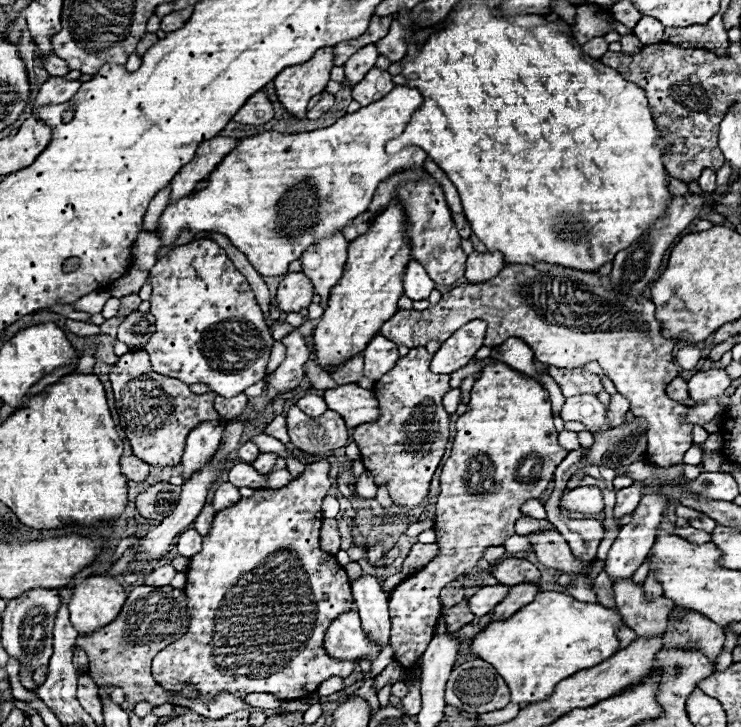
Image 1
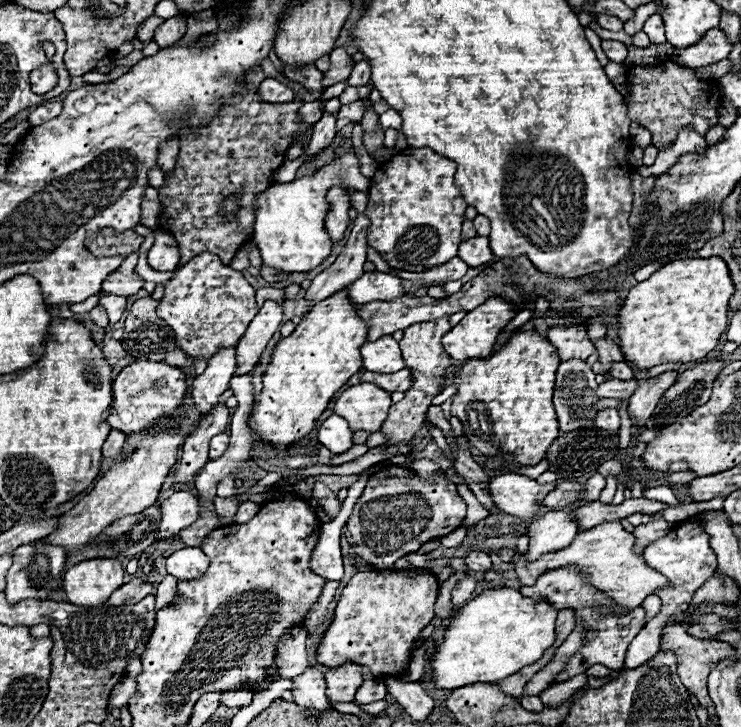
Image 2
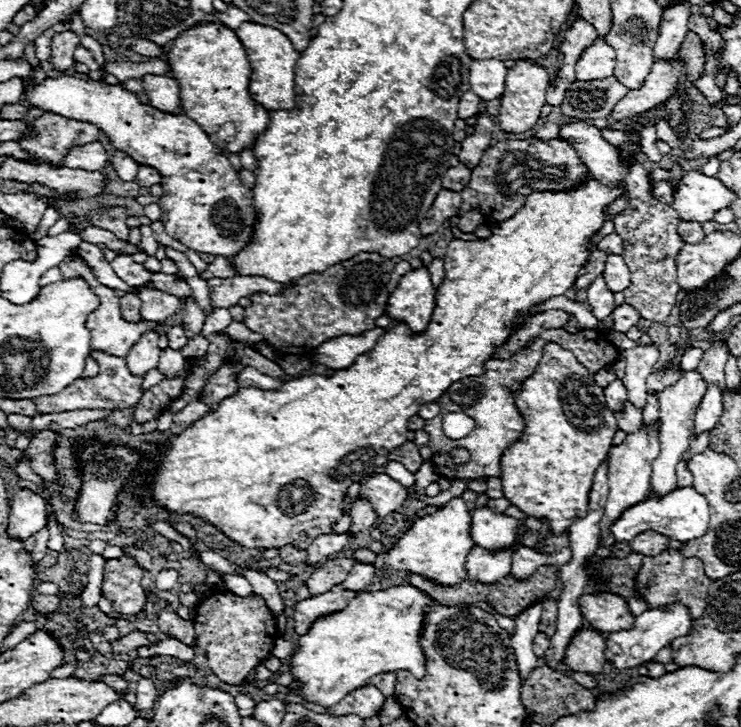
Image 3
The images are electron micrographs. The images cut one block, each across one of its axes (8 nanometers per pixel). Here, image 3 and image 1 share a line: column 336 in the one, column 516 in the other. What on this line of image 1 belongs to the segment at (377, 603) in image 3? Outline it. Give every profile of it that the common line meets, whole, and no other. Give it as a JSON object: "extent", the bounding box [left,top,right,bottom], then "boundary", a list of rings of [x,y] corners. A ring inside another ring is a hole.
{"extent":[468,592,622,704],"boundary":[[[540,592],[532,604],[520,608],[512,618],[490,622],[478,632],[468,652],[496,668],[508,684],[514,704],[532,704],[546,700],[556,682],[616,654],[616,628],[622,624],[622,616],[606,606],[578,602],[560,592]]]}

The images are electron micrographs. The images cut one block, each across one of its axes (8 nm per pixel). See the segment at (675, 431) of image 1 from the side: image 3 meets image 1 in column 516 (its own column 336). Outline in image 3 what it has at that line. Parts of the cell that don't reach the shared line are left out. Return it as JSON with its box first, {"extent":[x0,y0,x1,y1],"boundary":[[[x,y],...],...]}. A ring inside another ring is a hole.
{"extent":[244,252,394,354],"boundary":[[[362,252],[350,262],[330,266],[322,274],[300,278],[282,294],[252,294],[252,304],[244,308],[244,324],[284,354],[302,354],[302,348],[318,348],[322,342],[344,334],[362,334],[376,326],[374,320],[384,314],[388,306],[386,284],[390,282],[392,270],[394,262],[390,258],[376,252]]]}

